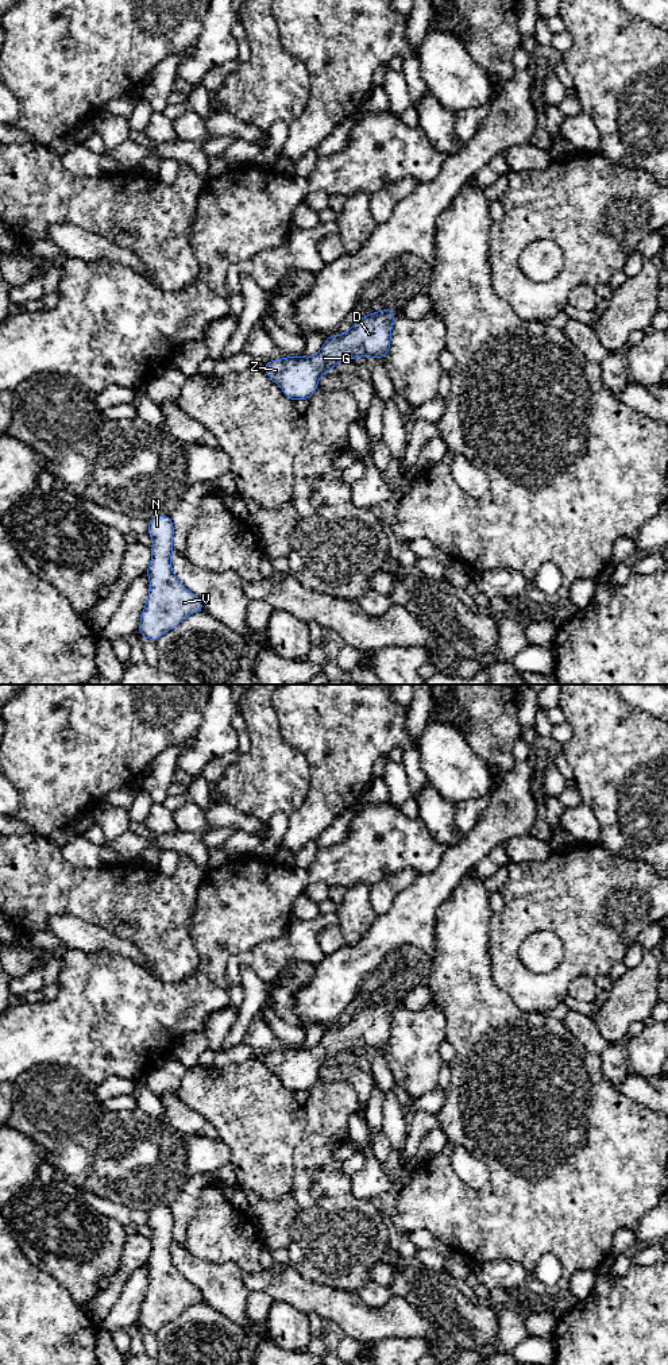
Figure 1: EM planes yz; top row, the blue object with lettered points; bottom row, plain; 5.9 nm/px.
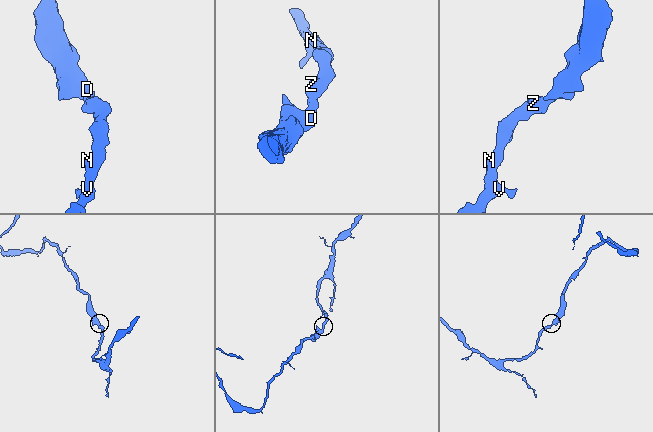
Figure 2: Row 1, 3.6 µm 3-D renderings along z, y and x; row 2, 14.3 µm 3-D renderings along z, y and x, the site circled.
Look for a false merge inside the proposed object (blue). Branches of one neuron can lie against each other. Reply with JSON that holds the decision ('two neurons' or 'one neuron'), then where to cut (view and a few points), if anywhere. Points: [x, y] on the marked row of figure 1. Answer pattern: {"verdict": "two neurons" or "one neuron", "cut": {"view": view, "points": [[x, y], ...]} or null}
{"verdict": "one neuron", "cut": null}

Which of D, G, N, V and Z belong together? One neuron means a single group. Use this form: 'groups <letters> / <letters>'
groups D G N V Z

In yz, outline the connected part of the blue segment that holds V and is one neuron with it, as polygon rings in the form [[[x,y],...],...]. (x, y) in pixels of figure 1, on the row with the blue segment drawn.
[[[170,516],[151,518],[147,533],[152,539],[152,558],[146,571],[150,591],[140,616],[139,633],[157,641],[188,616],[204,610],[204,605],[173,572],[174,527]]]

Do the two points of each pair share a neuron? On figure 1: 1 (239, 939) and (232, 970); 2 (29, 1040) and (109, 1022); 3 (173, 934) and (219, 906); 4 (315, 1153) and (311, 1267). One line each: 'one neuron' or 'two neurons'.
1: two neurons
2: one neuron
3: two neurons
4: one neuron

